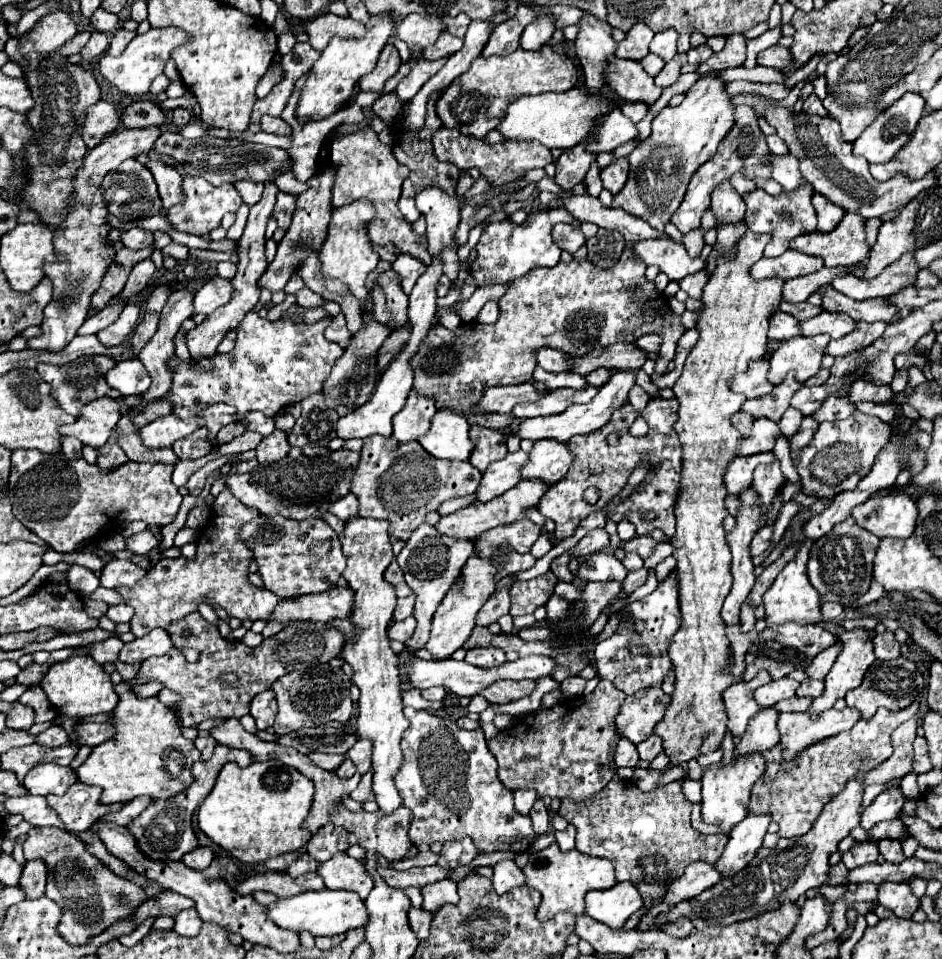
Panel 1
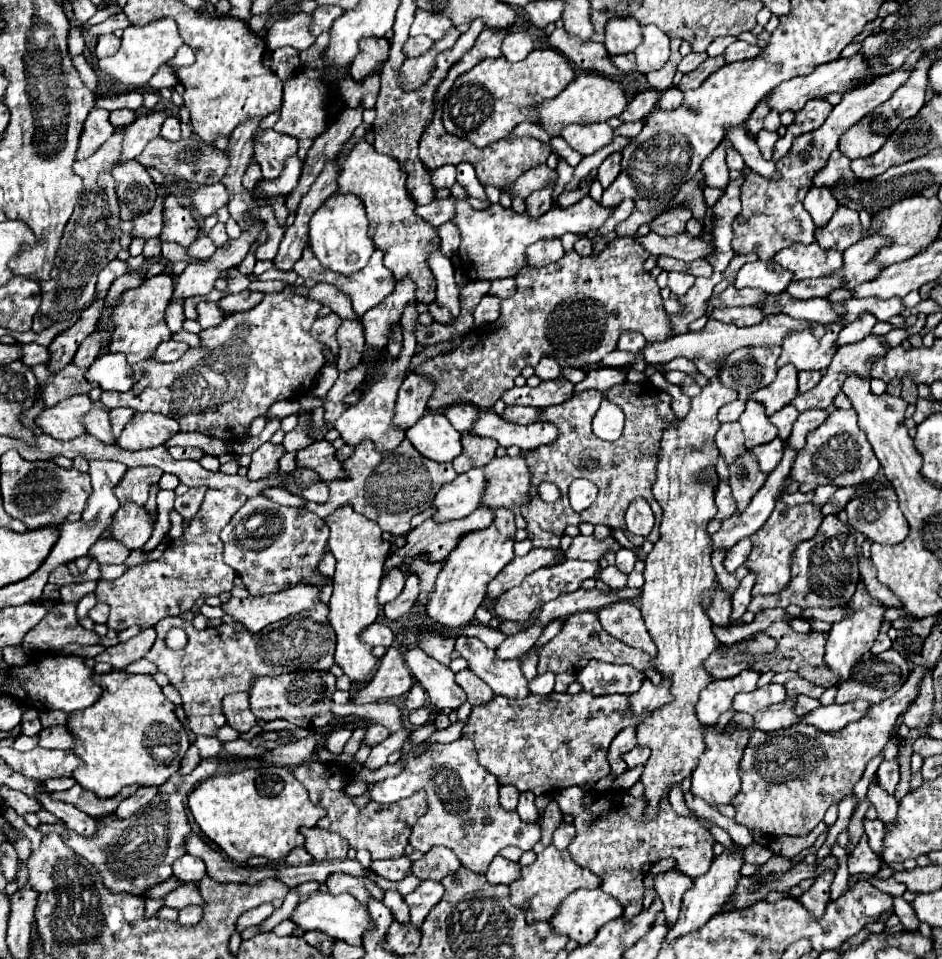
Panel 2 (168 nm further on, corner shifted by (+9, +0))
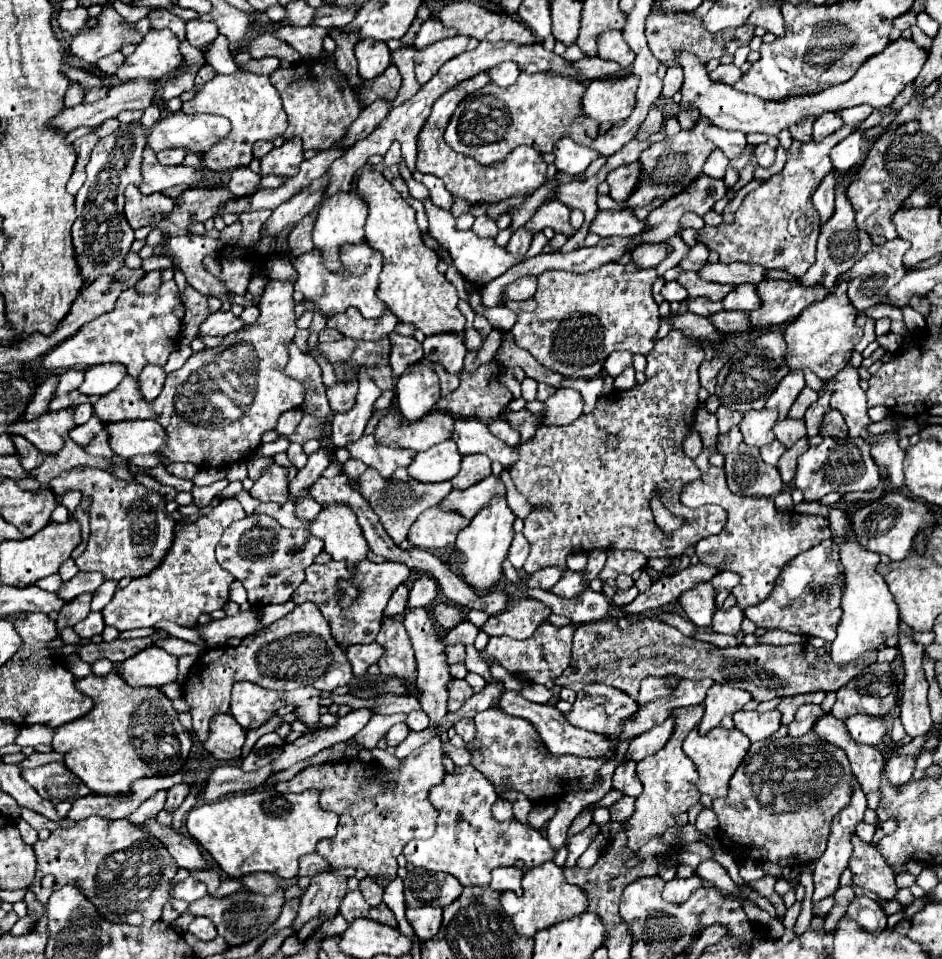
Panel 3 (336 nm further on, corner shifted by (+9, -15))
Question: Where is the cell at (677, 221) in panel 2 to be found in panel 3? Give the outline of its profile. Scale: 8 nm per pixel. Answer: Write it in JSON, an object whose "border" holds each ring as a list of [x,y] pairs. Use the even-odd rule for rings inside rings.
{"border":[[[640,244],[632,250],[634,264],[640,268],[656,268],[668,256],[668,244]]]}

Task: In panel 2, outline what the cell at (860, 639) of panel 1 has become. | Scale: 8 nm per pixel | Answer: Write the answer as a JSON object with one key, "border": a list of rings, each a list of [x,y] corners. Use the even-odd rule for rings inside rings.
{"border":[[[858,581],[856,593],[852,595],[852,601],[848,601],[846,607],[852,609],[852,615],[844,617],[844,619],[840,619],[836,623],[832,623],[832,629],[828,631],[826,655],[824,655],[830,671],[838,673],[840,679],[848,679],[850,669],[854,667],[854,663],[858,661],[858,657],[862,657],[866,651],[870,651],[872,643],[876,641],[876,637],[880,633],[880,627],[882,627],[882,621],[884,621],[884,611],[886,611],[886,607],[884,607],[882,601],[874,599],[872,595],[868,595],[864,581]]]}

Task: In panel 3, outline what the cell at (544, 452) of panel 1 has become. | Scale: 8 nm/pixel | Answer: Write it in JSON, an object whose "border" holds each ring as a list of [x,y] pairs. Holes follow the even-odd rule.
{"border":[[[490,474],[486,480],[478,482],[472,488],[452,490],[440,506],[456,508],[456,512],[460,512],[462,516],[468,516],[472,520],[492,498],[504,498],[504,496],[506,496],[504,482],[500,480],[500,476]]]}

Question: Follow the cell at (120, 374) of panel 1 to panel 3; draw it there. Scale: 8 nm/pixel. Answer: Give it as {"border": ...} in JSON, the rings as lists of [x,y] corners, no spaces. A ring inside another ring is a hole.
{"border":[[[100,364],[90,366],[86,370],[84,384],[80,386],[80,392],[86,396],[104,396],[112,392],[122,378],[126,376],[126,368],[122,364]]]}

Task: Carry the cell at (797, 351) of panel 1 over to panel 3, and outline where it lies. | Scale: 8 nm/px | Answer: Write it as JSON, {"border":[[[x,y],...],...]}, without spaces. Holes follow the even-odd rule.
{"border":[[[842,282],[834,292],[830,292],[822,302],[806,308],[796,320],[792,320],[784,330],[784,340],[788,344],[786,364],[792,372],[812,370],[822,380],[832,380],[850,360],[852,348],[862,338],[862,328],[856,326],[856,310],[850,308],[846,296],[846,282]]]}

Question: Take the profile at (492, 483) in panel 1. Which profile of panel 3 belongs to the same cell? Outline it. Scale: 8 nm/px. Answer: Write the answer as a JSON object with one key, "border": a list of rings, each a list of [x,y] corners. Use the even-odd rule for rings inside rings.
{"border":[[[440,506],[428,508],[428,512],[422,512],[422,516],[412,526],[408,540],[422,550],[452,546],[456,542],[458,532],[468,524],[470,520],[466,520],[454,510],[444,510]]]}

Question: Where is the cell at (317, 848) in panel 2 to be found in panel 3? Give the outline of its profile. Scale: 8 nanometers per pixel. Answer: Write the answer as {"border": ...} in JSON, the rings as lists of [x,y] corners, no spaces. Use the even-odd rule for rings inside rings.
{"border":[[[332,868],[318,872],[312,876],[310,886],[302,894],[300,910],[294,920],[294,928],[300,930],[310,918],[322,916],[324,912],[332,912],[332,918],[336,916],[336,908],[340,906],[340,900],[346,892],[346,876],[336,874]]]}

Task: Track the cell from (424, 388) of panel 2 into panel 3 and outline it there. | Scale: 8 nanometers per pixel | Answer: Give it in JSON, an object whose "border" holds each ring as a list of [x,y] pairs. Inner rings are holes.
{"border":[[[426,366],[404,372],[396,384],[396,400],[404,420],[420,420],[428,412],[432,412],[434,404],[440,400],[438,376]]]}

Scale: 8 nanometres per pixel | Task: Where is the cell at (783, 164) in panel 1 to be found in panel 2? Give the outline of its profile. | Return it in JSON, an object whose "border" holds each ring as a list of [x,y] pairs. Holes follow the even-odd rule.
{"border":[[[726,127],[726,139],[744,157],[746,165],[750,165],[752,171],[756,171],[758,175],[762,175],[766,179],[778,179],[778,171],[774,167],[774,161],[766,161],[760,155],[758,145],[752,141],[752,137],[748,137],[744,127]]]}

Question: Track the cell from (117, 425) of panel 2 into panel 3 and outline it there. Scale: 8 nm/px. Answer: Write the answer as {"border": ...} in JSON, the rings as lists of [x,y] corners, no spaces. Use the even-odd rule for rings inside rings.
{"border":[[[102,430],[96,434],[96,440],[92,440],[92,444],[88,444],[88,448],[84,448],[88,454],[94,454],[94,456],[104,456],[104,458],[112,458],[114,452],[108,444],[108,432]]]}

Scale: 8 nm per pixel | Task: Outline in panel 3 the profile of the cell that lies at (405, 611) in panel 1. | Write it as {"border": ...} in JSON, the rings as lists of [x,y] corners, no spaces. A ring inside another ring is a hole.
{"border":[[[420,576],[414,584],[412,584],[412,590],[410,590],[410,598],[408,598],[408,604],[418,608],[418,606],[428,606],[438,594],[438,588],[436,588],[436,582],[430,578],[430,576]]]}

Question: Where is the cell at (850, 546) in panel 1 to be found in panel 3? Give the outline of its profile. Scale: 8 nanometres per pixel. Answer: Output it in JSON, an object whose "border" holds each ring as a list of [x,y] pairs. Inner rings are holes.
{"border":[[[828,538],[816,548],[802,552],[784,566],[784,572],[776,578],[772,596],[762,604],[744,610],[746,618],[762,628],[778,628],[792,634],[820,636],[828,644],[836,638],[836,626],[842,618],[840,600],[844,596],[844,566],[840,562],[838,544]]]}

